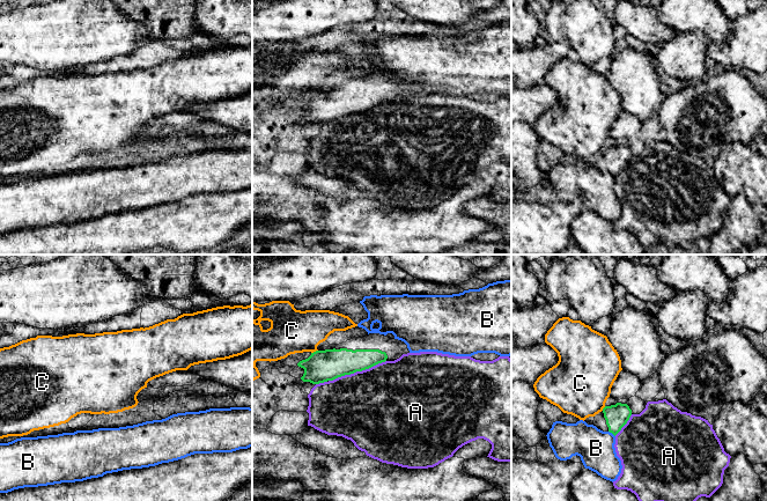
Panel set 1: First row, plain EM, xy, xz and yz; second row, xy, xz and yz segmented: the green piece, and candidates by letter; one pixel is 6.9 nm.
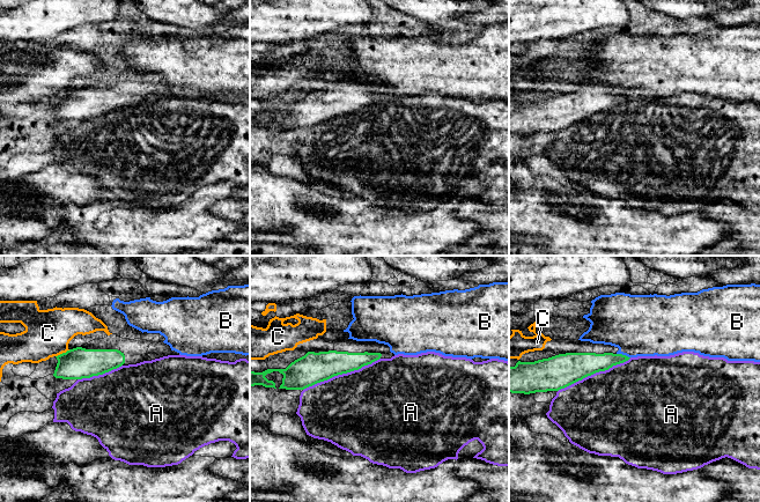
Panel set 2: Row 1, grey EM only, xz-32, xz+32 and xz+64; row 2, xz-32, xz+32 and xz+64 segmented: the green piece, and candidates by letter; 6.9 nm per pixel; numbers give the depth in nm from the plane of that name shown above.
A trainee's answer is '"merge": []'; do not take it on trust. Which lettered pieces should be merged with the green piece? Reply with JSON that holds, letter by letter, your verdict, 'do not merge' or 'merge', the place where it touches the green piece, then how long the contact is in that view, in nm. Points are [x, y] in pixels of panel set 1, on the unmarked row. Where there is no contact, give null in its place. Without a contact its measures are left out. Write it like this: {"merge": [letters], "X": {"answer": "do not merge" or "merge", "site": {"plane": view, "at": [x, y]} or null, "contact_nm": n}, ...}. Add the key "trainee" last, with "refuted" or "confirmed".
{"merge": [], "A": {"answer": "do not merge", "site": {"plane": "xz", "at": [356, 111]}, "contact_nm": 420}, "B": {"answer": "do not merge", "site": {"plane": "yz", "at": [612, 174]}, "contact_nm": 60}, "C": {"answer": "do not merge", "site": {"plane": "xz", "at": [314, 93]}, "contact_nm": 50}, "trainee": "confirmed"}

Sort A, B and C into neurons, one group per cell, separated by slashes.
A / B / C

